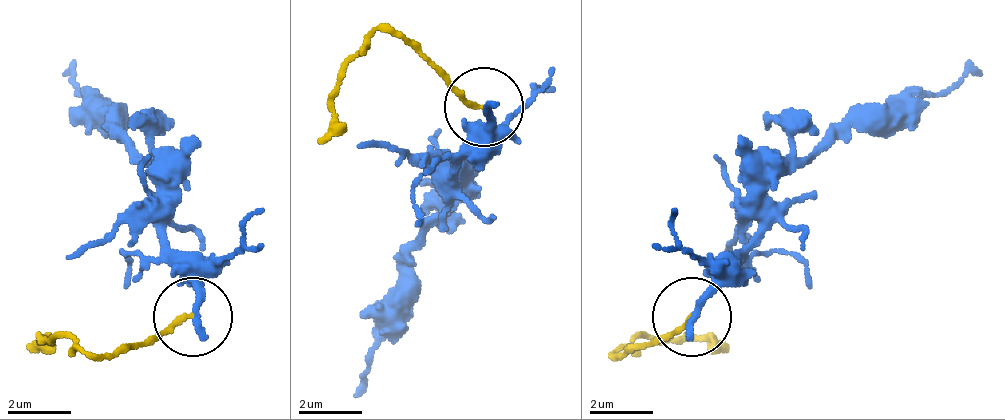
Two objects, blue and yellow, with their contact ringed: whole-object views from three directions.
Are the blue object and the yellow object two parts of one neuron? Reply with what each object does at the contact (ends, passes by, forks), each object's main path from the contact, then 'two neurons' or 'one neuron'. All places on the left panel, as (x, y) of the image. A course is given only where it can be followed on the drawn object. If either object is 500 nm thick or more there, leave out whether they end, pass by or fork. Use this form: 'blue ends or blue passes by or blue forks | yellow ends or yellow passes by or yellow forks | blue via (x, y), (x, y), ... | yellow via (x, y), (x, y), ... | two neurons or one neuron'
blue ends | yellow ends | blue via (191, 318), (198, 287), (167, 247), (167, 176), (64, 73) | yellow via (191, 318), (88, 358), (64, 334), (24, 350) | two neurons

